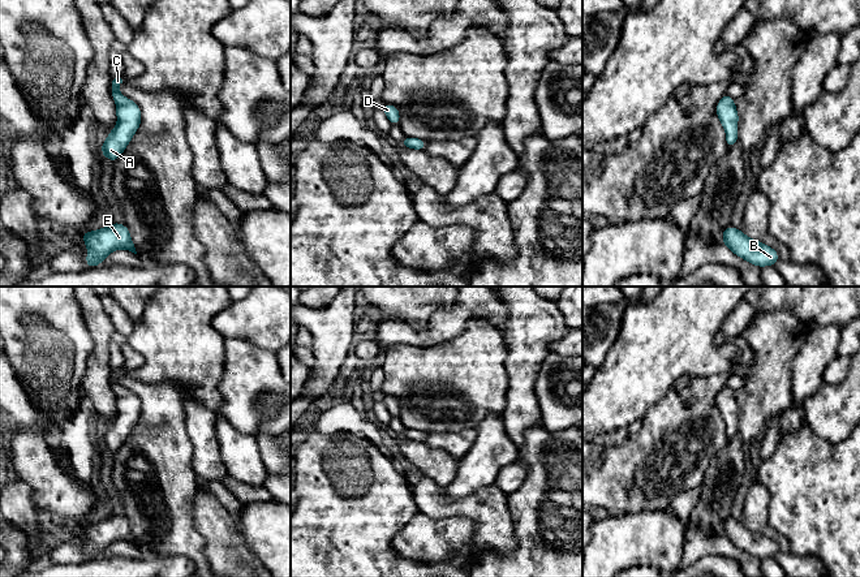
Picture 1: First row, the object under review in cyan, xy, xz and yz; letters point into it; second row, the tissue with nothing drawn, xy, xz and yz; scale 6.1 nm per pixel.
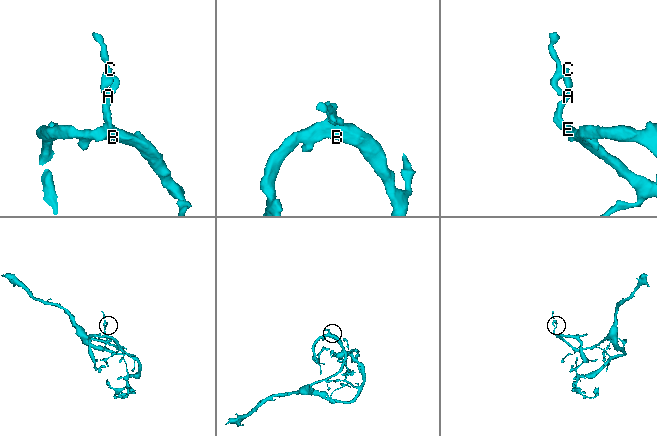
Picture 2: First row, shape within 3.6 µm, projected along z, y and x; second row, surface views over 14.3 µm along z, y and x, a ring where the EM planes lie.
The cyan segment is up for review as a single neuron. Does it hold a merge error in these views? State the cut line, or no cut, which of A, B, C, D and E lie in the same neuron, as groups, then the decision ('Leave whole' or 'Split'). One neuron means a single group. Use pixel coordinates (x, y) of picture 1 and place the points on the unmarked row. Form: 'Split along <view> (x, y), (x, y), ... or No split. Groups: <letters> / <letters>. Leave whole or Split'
No split. Groups: A B C D E. Leave whole

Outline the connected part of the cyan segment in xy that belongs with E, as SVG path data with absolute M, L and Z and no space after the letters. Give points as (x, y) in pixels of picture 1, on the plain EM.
M112 514L99 522L83 524L82 530L89 541L87 560L103 555L104 550L117 541L137 546L129 521L120 514Z

